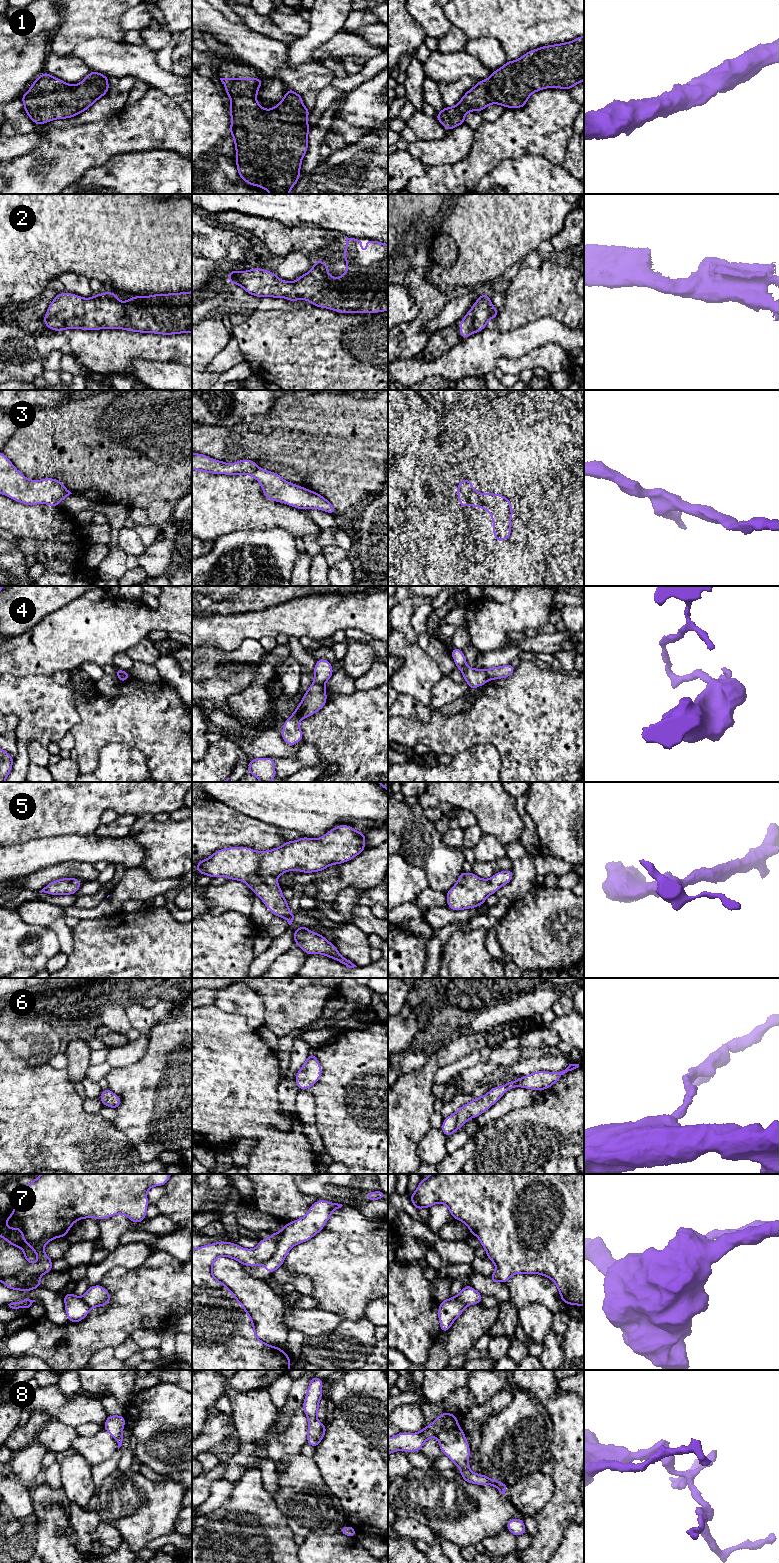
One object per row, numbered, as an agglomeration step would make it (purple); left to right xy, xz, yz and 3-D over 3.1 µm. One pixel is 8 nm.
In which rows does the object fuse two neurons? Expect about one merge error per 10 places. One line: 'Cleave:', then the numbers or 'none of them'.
Cleave: 4, 7

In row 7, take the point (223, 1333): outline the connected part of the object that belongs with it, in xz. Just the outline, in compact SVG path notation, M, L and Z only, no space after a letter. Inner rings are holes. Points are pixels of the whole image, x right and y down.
M270 1232L271 1237L260 1239L254 1249L242 1248L239 1245L220 1241L192 1248L192 1370L291 1370L290 1356L280 1347L270 1346L262 1342L256 1335L254 1322L228 1286L213 1276L212 1268L215 1260L226 1256L240 1262L243 1266L254 1267L270 1260L276 1252L282 1236L280 1232Z

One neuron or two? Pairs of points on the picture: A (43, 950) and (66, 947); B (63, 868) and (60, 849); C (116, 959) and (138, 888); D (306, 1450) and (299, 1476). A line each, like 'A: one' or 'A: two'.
A: two
B: two
C: two
D: two

